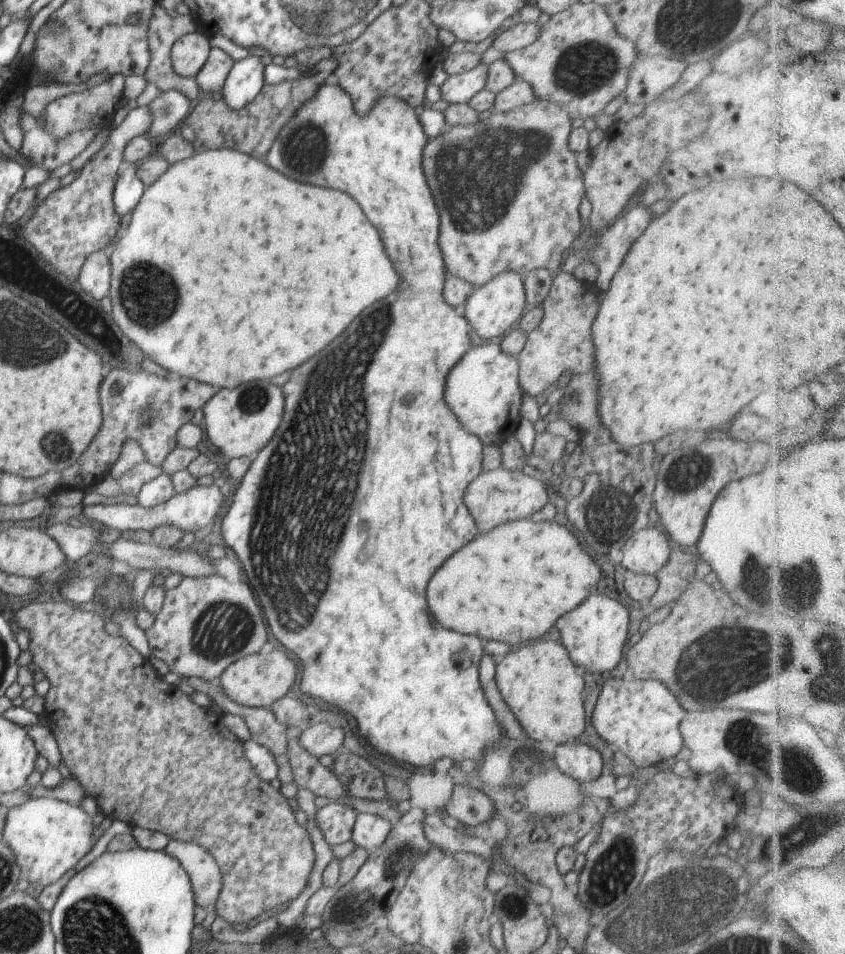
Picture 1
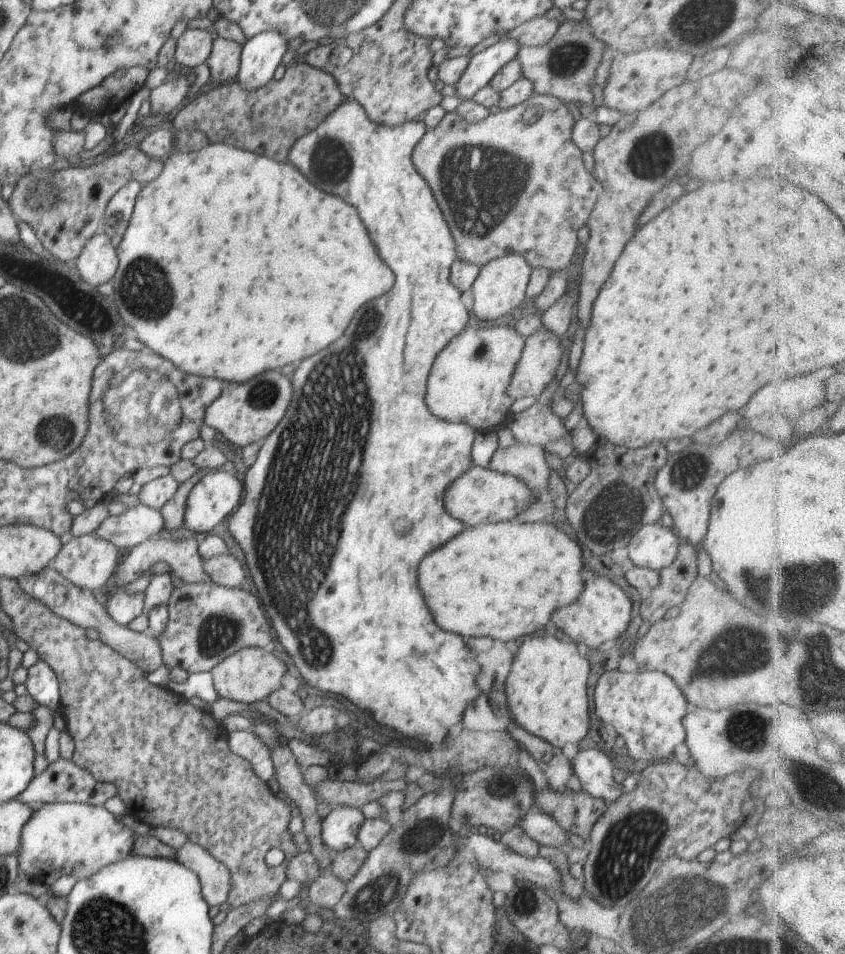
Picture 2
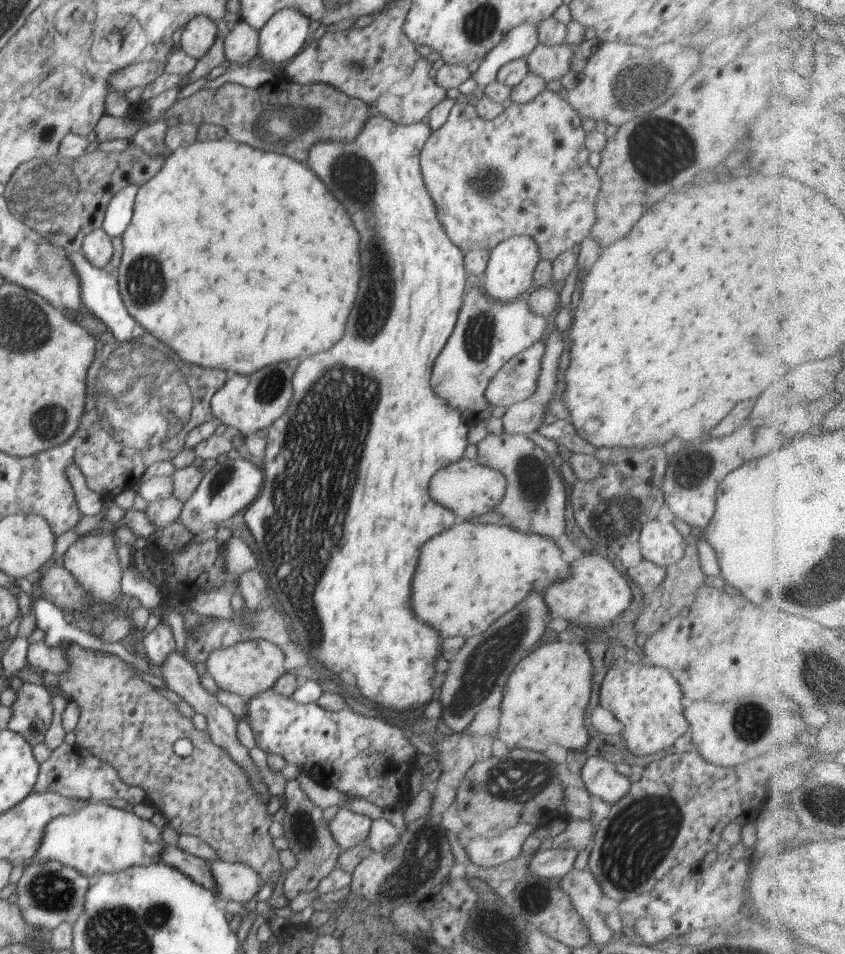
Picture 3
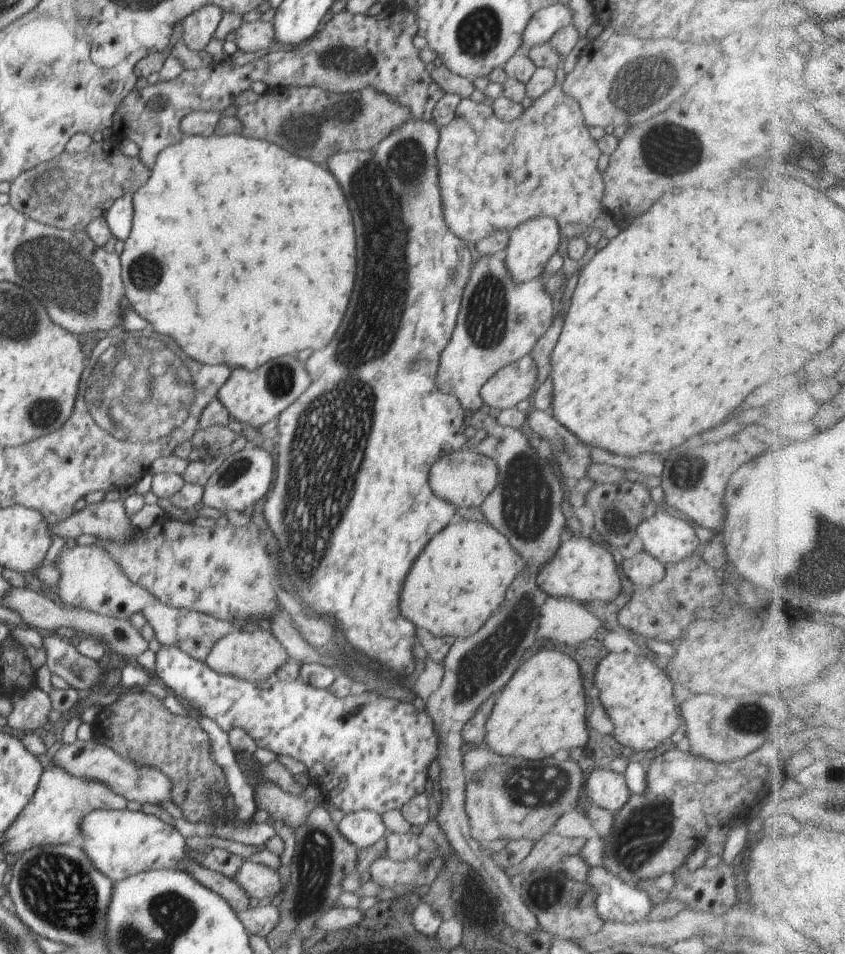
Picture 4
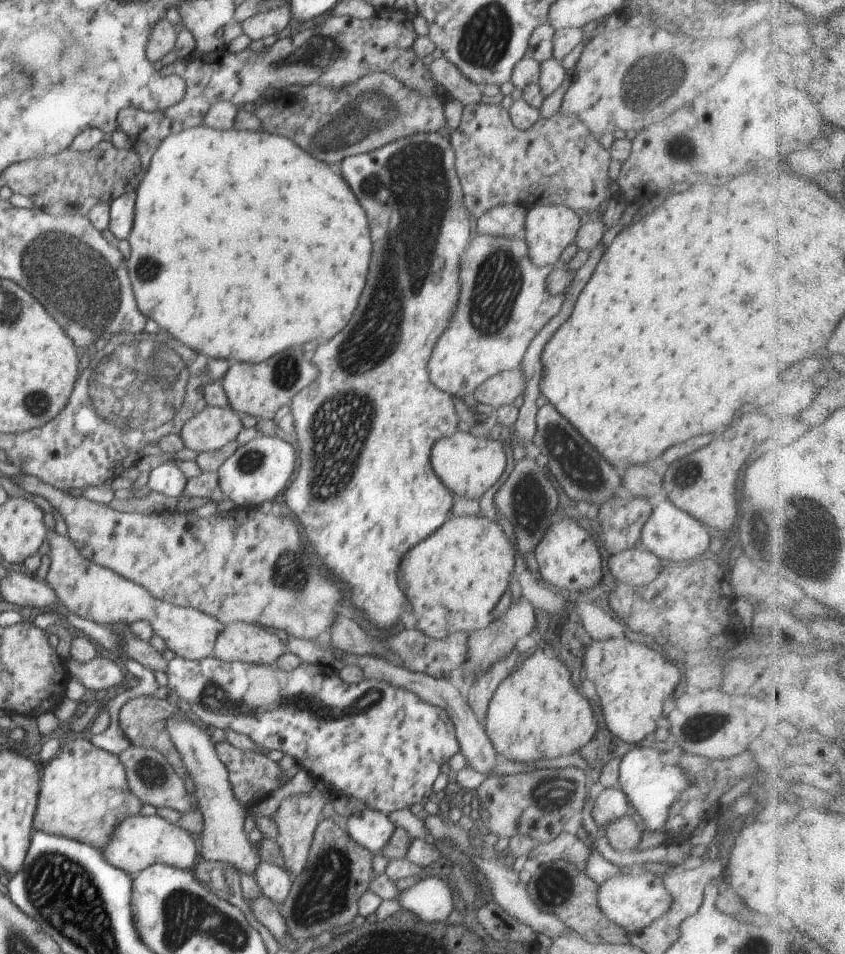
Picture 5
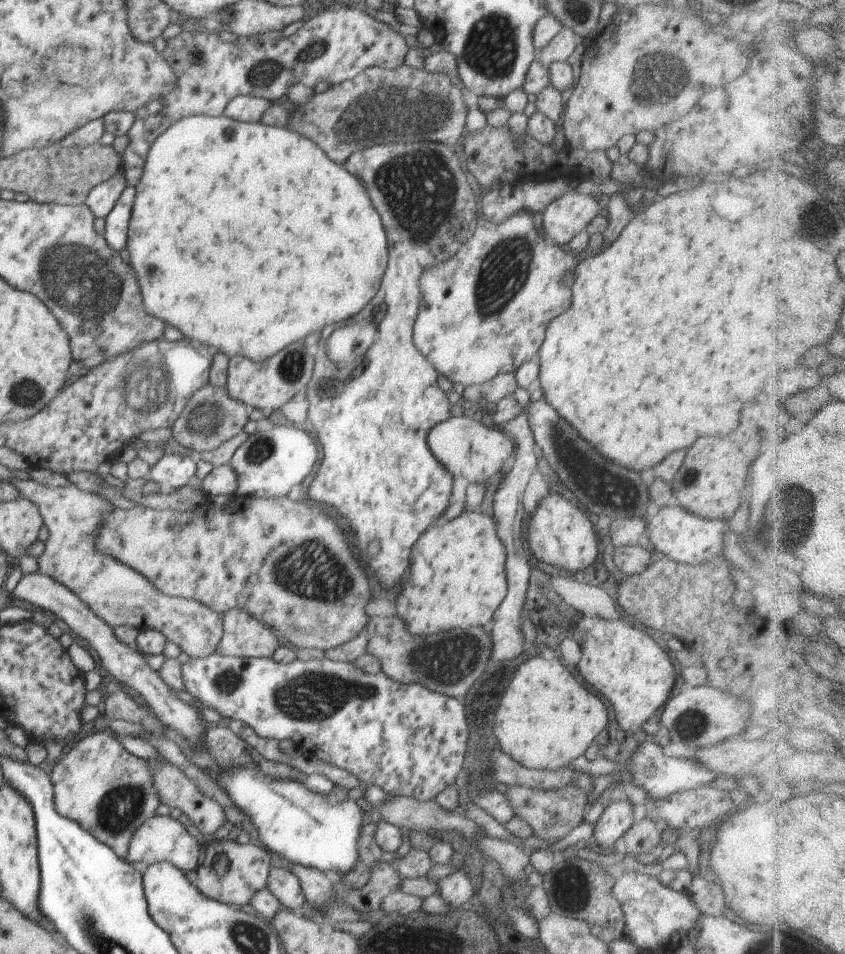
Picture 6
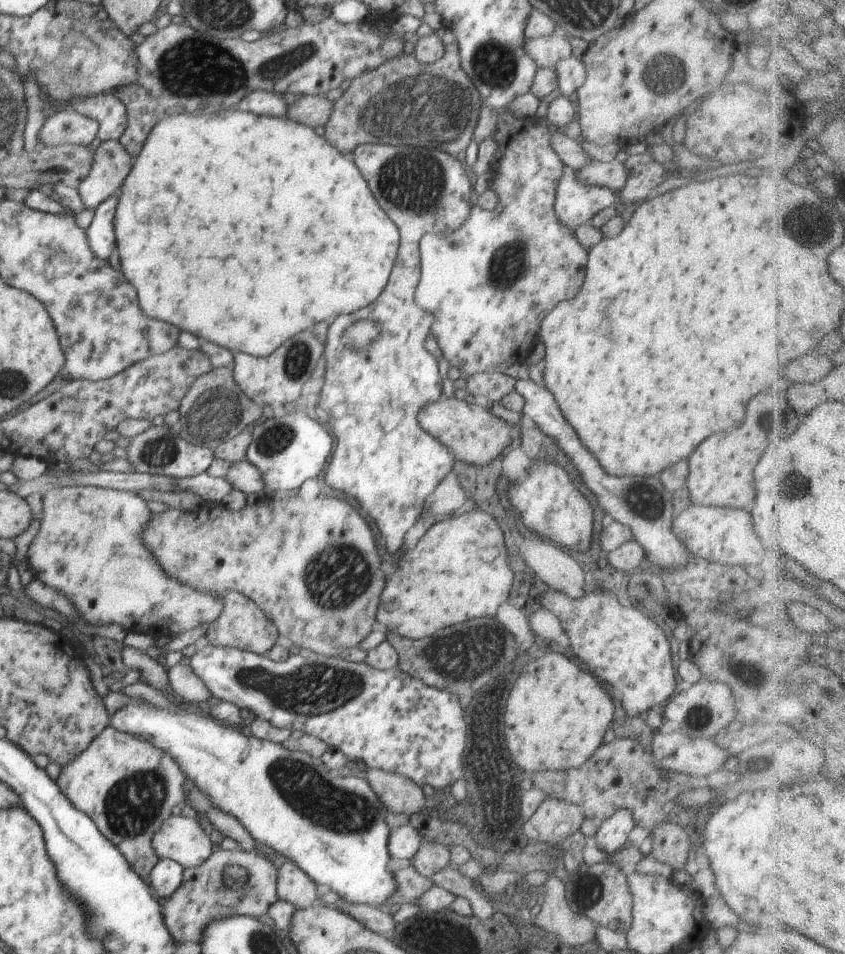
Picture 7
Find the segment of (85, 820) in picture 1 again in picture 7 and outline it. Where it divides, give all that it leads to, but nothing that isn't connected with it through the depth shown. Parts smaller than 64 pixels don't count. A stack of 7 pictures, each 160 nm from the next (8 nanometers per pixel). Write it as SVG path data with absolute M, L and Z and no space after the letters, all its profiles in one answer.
M170 816L158 832L152 836L152 848L160 859L168 858L178 862L184 869L200 866L216 850L200 826L198 817Z

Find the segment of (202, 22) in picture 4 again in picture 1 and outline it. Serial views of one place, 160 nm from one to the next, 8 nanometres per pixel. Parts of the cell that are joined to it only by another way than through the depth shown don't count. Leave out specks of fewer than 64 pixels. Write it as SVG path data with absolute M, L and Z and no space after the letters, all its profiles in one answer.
M189 33L174 42L172 46L172 69L176 75L193 79L206 64L211 47L201 33Z

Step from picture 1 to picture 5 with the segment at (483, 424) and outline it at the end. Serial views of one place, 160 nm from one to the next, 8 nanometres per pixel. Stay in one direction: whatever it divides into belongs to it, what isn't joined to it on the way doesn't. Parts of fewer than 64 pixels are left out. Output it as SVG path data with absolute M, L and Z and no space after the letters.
M476 234L470 240L460 265L460 302L454 320L439 337L430 358L430 380L442 392L452 397L464 398L491 376L504 371L520 368L526 349L541 328L561 311L563 298L551 295L546 290L546 277L554 270L553 266L537 269L527 258L524 238L505 239L490 235Z

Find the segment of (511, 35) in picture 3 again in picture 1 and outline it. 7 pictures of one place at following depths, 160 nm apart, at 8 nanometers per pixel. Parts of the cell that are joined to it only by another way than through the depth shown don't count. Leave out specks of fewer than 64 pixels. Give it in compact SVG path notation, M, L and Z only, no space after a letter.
M481 62L479 66L467 72L450 75L440 86L442 100L450 104L468 103L478 92L485 89L490 65Z

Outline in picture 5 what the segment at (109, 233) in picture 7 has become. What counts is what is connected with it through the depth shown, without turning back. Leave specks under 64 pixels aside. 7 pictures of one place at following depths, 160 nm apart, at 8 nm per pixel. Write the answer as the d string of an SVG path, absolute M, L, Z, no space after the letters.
M127 191L110 202L109 230L117 240L127 239L135 219L137 192Z

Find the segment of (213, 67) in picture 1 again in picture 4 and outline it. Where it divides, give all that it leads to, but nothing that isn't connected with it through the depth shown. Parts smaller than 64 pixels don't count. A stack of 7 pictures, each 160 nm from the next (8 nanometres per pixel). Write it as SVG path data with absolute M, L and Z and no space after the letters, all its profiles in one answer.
M263 20L245 22L237 29L236 46L244 53L260 52L271 46L274 40L274 24Z

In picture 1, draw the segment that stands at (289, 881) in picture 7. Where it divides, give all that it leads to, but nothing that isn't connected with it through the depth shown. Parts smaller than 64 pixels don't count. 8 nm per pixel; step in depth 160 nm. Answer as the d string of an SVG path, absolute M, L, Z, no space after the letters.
M171 838L165 852L178 860L188 874L195 904L212 910L223 886L222 872L215 859L202 846L180 839Z

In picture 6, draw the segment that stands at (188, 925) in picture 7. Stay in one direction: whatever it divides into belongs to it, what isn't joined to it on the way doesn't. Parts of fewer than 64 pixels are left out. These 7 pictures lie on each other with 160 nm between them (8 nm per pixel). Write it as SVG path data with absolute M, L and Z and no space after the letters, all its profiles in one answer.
M224 839L208 841L205 847L202 848L202 865L194 871L186 872L186 878L206 898L230 904L234 908L247 909L252 896L258 890L267 888L271 870L270 861L273 860L270 852L251 843L238 844L234 840Z

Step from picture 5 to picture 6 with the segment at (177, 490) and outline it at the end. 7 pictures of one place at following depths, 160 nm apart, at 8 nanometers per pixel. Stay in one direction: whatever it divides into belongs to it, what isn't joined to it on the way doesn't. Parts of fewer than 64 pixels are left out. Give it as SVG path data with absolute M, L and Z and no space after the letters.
M164 454L148 473L148 479L157 483L163 490L183 490L196 480L198 456Z

